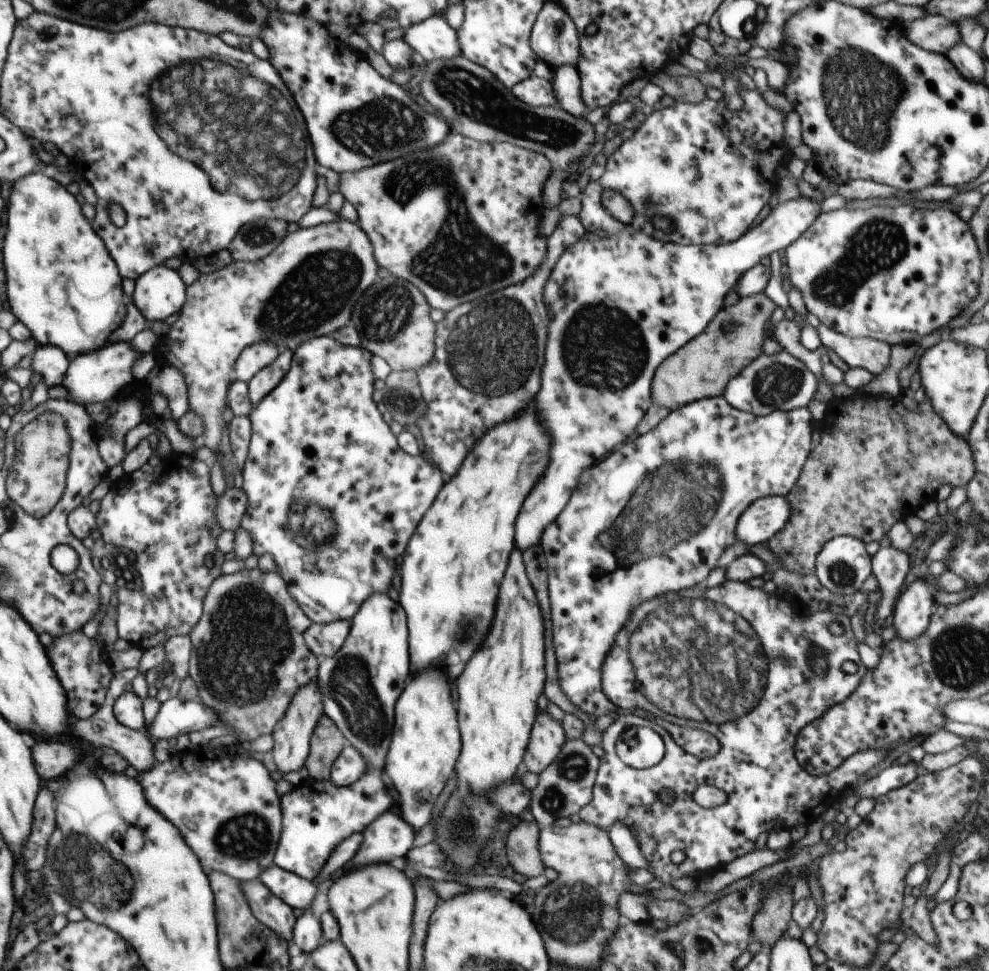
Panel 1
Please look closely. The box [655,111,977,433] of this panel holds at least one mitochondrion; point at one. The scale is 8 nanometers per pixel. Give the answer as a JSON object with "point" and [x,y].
{"point":[877,244]}

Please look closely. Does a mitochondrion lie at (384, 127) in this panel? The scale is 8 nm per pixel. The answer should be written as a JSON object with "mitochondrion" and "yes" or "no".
{"mitochondrion":"yes"}

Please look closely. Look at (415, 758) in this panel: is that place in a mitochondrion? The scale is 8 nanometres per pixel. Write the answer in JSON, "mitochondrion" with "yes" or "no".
{"mitochondrion":"no"}

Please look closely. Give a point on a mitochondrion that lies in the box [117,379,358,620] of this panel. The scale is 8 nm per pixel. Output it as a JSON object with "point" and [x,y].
{"point":[295,520]}

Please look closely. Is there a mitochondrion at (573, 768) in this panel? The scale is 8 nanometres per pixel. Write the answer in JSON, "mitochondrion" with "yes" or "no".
{"mitochondrion":"yes"}

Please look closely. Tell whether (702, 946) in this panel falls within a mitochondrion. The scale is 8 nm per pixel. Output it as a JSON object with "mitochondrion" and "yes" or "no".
{"mitochondrion":"yes"}

